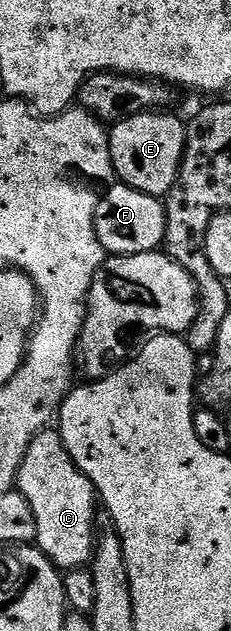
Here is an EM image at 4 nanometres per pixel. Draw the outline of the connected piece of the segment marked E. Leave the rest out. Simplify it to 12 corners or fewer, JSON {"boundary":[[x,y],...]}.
{"boundary":[[167,113],[110,128],[118,182],[146,195],[173,189],[186,122]]}

